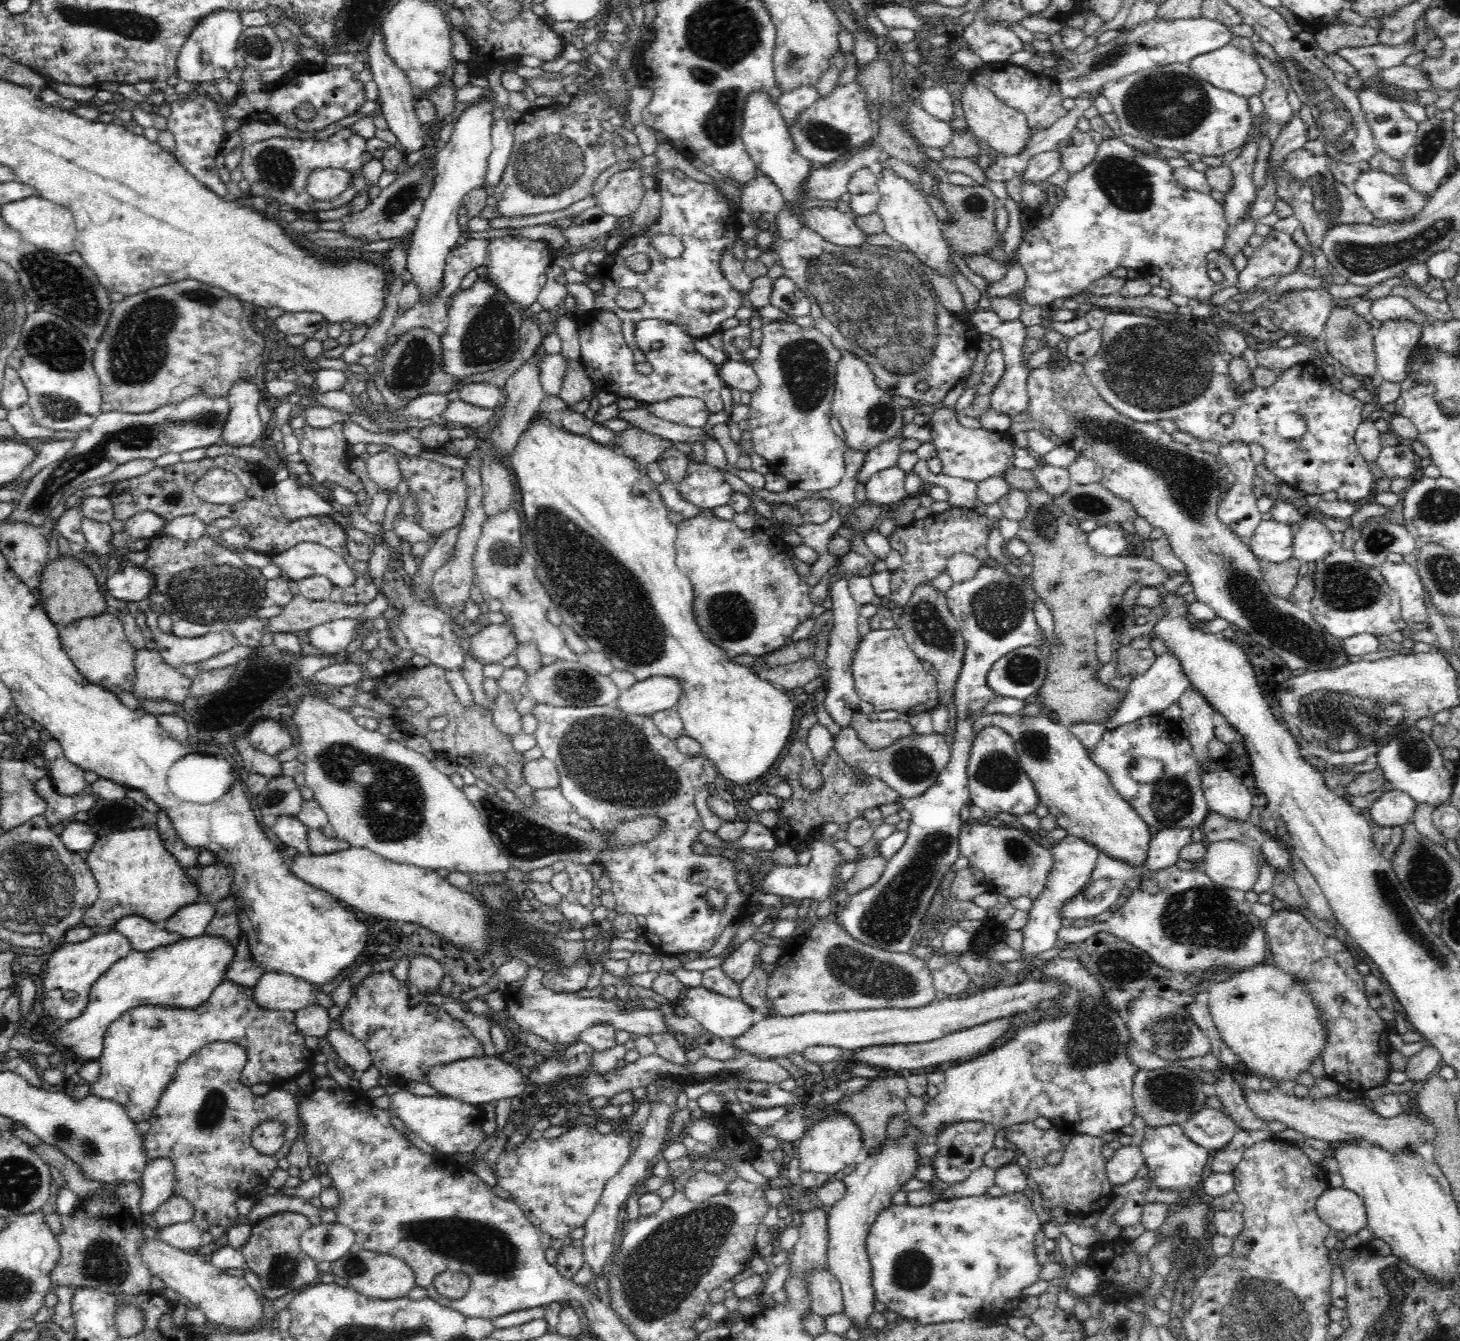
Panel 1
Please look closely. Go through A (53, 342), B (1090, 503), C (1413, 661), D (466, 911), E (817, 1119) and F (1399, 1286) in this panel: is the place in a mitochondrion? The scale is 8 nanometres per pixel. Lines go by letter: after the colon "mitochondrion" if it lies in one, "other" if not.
A: mitochondrion
B: mitochondrion
C: other
D: other
E: other
F: mitochondrion

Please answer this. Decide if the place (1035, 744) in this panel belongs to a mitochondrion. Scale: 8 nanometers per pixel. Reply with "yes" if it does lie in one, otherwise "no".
yes

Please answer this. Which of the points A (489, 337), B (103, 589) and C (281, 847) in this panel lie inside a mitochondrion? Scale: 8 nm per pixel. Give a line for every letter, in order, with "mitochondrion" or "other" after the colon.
A: mitochondrion
B: other
C: other

